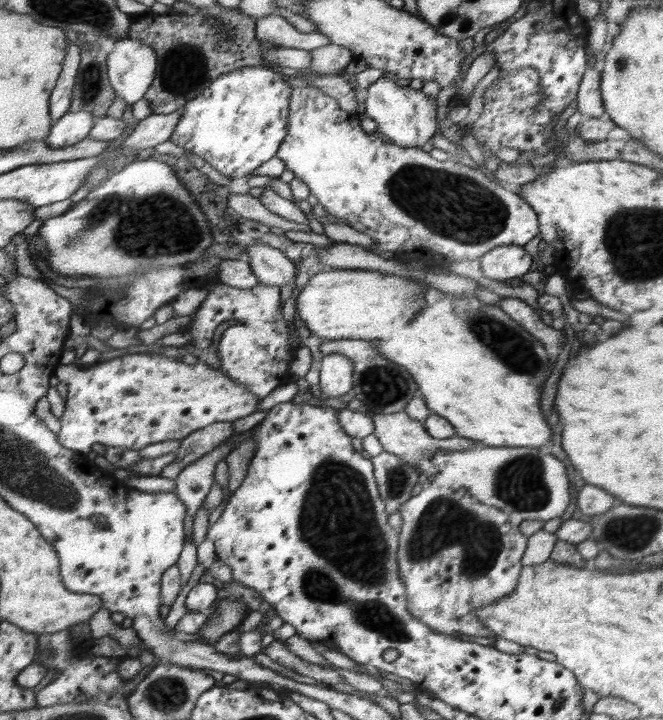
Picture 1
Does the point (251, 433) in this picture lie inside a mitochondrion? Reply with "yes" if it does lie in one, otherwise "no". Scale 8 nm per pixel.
no

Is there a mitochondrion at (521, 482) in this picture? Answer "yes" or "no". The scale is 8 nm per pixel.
yes

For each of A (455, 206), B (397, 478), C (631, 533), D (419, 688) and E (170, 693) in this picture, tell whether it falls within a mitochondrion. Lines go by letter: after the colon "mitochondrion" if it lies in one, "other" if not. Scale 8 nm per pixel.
A: mitochondrion
B: mitochondrion
C: mitochondrion
D: other
E: mitochondrion

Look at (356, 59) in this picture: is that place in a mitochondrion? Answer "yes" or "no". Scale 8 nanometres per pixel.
no

